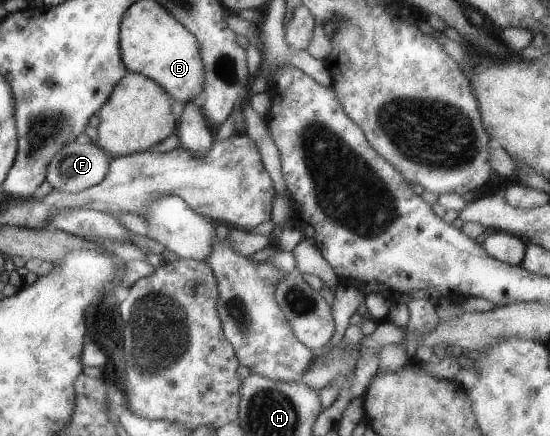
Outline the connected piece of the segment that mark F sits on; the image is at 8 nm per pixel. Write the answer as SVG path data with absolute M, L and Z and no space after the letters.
M70 142L51 157L46 168L45 180L56 191L84 191L103 181L110 158L94 142Z

